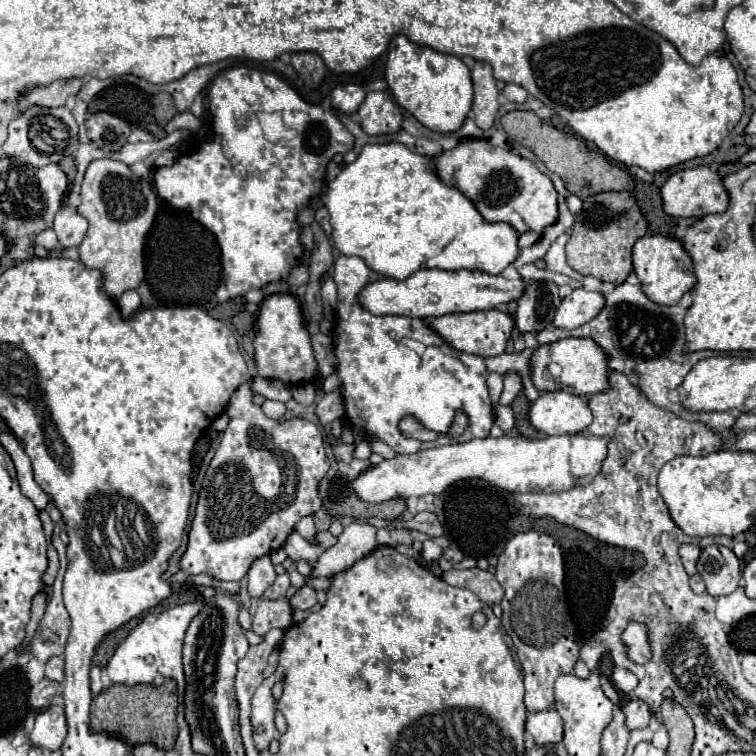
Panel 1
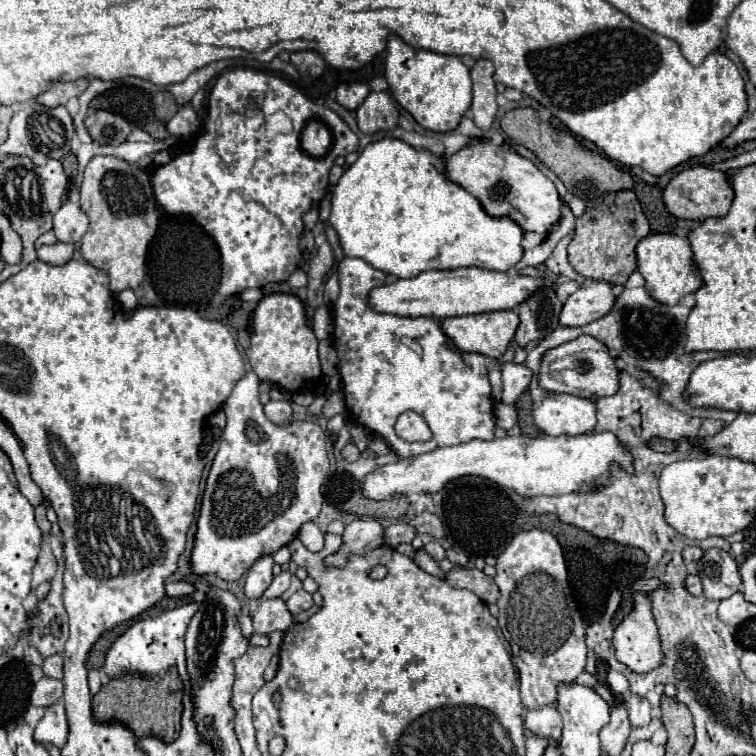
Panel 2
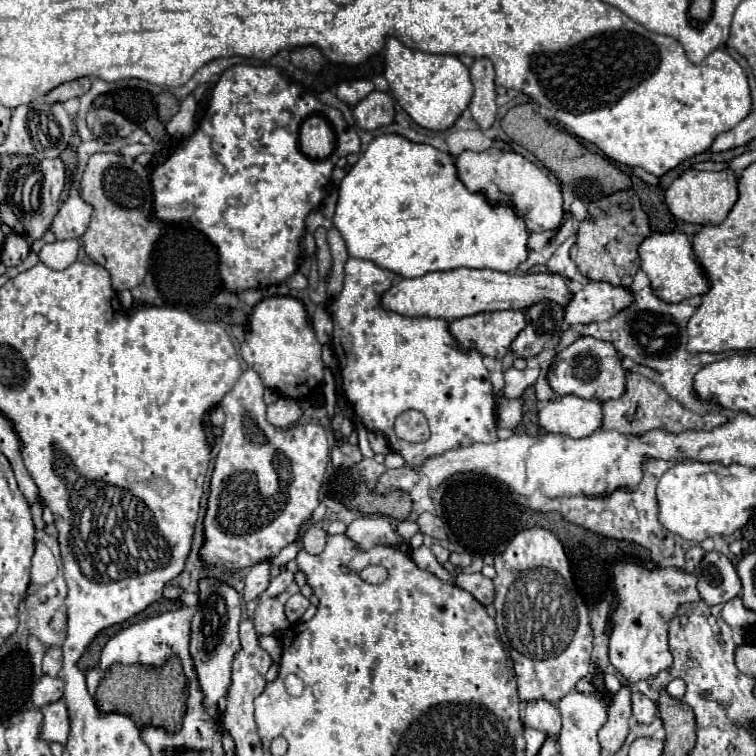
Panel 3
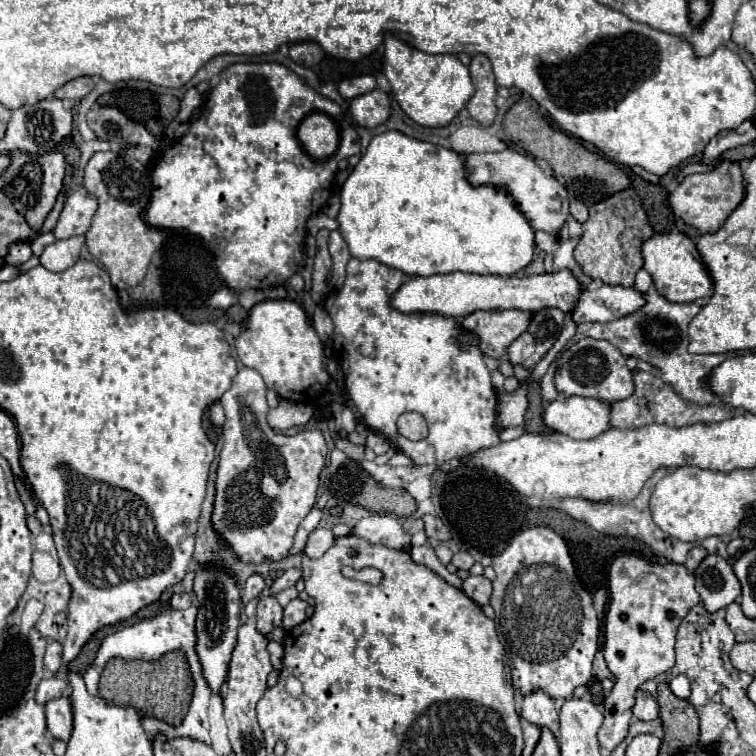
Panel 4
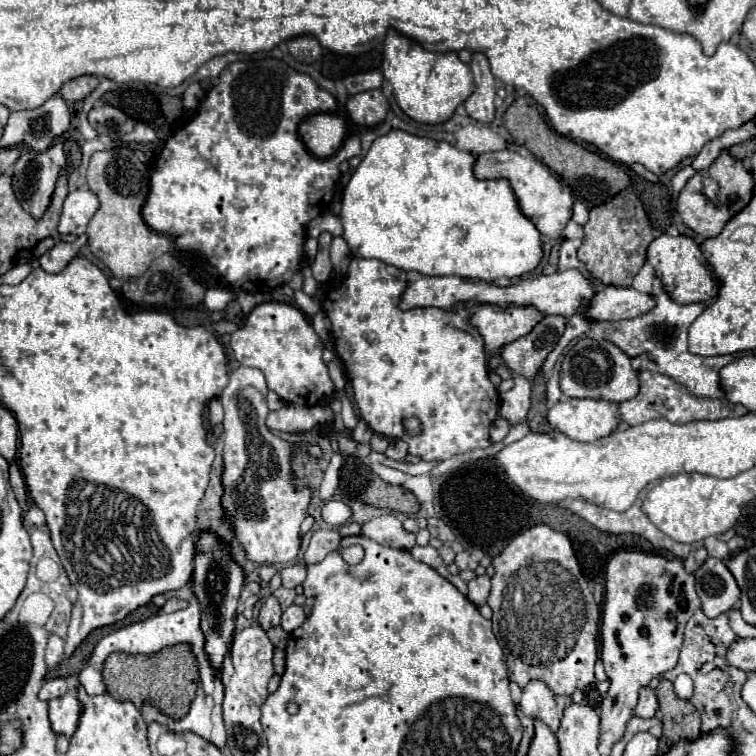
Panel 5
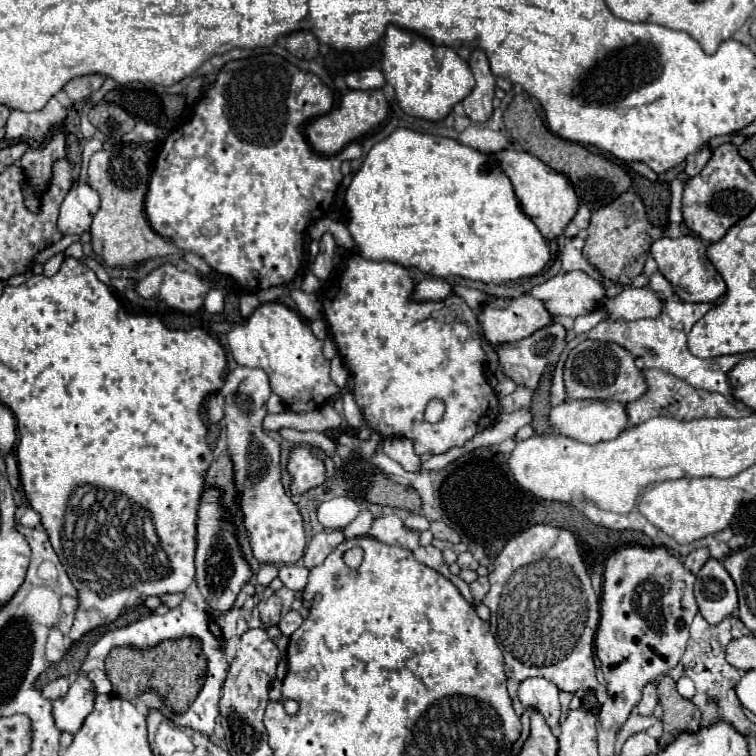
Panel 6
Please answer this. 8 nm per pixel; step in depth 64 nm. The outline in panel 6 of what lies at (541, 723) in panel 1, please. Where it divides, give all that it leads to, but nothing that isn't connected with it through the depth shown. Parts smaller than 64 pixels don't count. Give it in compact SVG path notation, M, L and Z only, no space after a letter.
M528 678L518 688L518 698L526 710L536 710L544 716L550 728L558 726L560 718L560 702L558 688L546 678Z

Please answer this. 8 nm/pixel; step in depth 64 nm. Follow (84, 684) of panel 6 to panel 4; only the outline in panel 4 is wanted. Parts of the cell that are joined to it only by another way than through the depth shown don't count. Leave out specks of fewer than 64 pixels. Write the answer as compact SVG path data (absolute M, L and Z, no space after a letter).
M66 696L56 698L46 704L46 728L52 738L68 742L72 734L72 706Z

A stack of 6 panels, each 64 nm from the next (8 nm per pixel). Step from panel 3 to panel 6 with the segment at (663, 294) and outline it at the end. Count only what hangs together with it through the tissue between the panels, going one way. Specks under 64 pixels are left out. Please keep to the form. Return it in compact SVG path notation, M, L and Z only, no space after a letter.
M696 236L658 238L652 244L650 254L654 256L662 276L672 284L676 296L682 302L716 302L726 292L726 284L722 276L716 272L716 268L706 256L706 246Z

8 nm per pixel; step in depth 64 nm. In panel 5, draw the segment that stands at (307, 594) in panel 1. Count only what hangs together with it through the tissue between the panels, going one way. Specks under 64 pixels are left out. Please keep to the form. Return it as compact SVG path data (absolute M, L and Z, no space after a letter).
M292 604L292 606L288 606L288 608L284 610L284 614L282 614L282 624L280 624L280 626L282 626L286 632L292 632L294 628L298 628L298 626L304 622L304 618L306 618L304 608L298 606L298 604Z

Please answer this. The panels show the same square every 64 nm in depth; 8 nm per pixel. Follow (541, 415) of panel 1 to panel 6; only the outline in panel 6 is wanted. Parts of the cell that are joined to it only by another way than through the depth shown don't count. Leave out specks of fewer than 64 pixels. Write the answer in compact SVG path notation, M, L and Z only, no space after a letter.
M566 400L560 406L554 406L550 410L550 422L560 434L568 438L574 438L586 444L596 444L602 440L616 438L626 428L628 416L626 416L624 404L614 400Z

